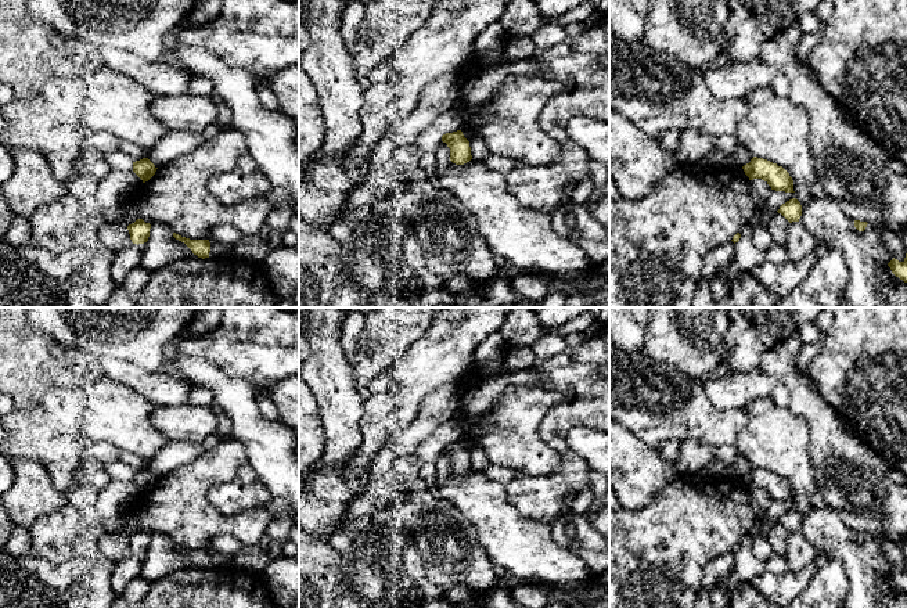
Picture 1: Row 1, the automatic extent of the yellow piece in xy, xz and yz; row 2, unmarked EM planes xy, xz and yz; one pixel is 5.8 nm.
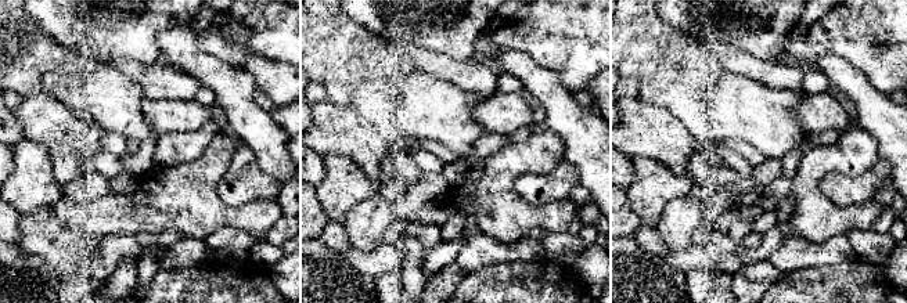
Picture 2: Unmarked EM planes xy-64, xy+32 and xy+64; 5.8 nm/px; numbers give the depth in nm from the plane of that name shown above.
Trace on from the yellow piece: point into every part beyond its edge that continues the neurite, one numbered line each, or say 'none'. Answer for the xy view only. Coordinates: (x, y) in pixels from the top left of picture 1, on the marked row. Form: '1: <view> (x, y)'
none

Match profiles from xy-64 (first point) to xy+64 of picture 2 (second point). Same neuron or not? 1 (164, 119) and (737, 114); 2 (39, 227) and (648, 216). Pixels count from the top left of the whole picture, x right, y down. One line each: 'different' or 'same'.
1: different
2: different

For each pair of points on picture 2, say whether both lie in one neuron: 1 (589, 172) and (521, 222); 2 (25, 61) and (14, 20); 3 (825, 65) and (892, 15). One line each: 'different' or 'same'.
1: different
2: same
3: different

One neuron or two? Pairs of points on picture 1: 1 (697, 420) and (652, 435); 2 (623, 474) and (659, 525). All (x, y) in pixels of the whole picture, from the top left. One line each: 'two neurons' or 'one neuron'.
1: one neuron
2: two neurons

